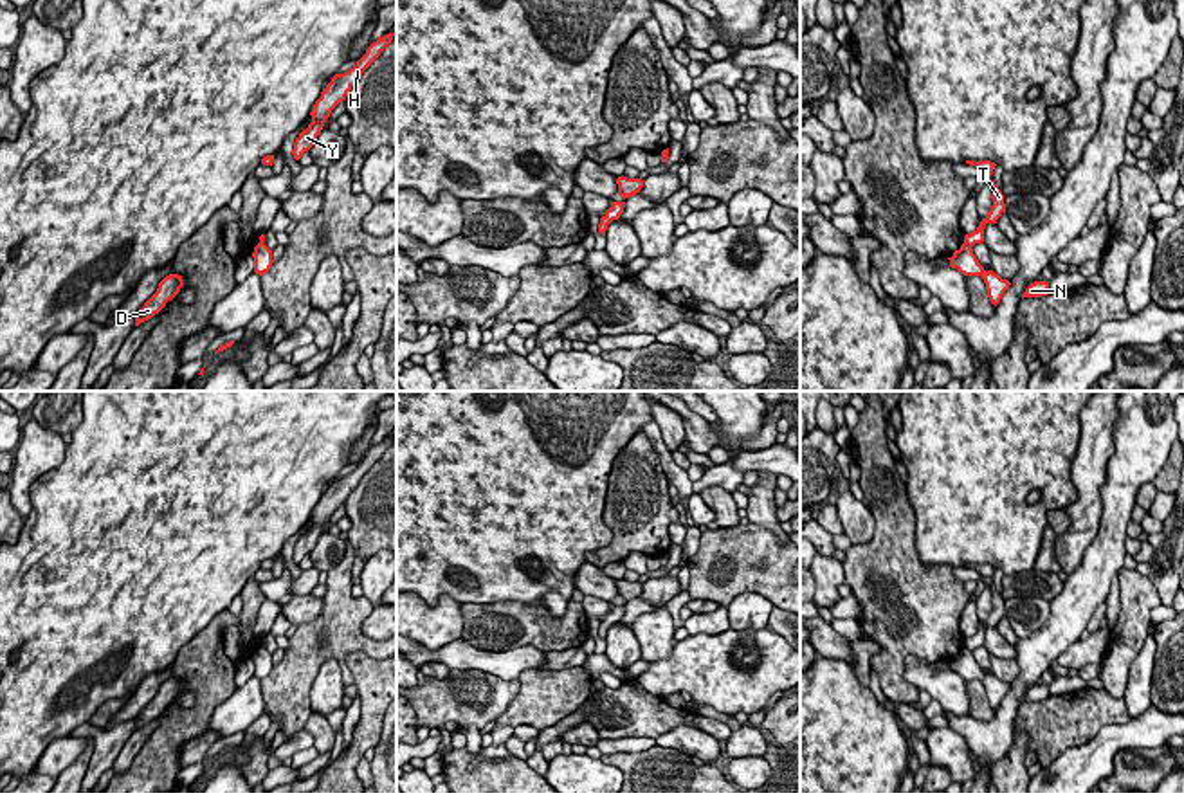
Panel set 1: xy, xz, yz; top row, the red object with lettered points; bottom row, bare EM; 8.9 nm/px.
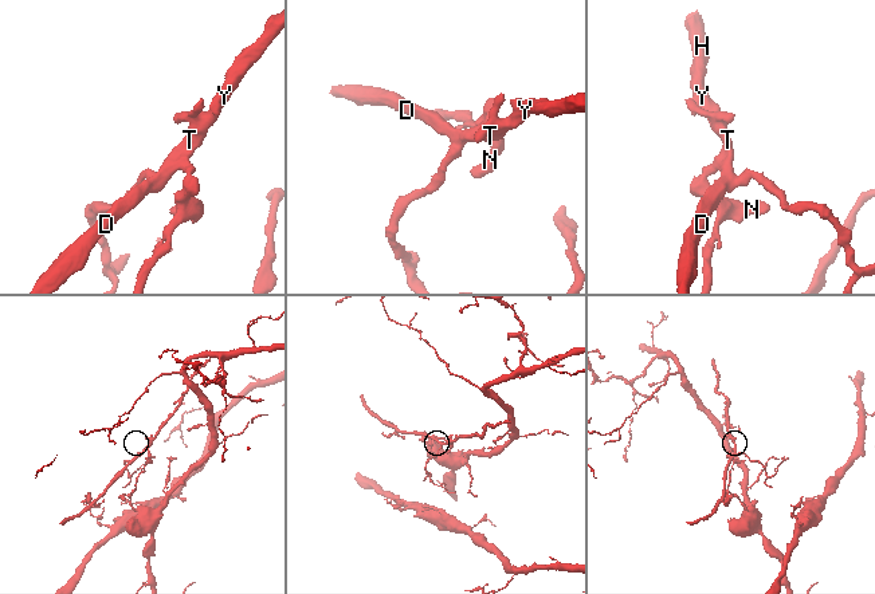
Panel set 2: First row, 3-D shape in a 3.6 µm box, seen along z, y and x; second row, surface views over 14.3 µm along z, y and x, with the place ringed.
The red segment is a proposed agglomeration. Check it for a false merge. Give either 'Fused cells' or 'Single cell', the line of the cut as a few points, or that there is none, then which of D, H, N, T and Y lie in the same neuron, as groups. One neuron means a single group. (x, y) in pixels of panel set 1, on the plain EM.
Fused cells. Split along yz (965, 646), (970, 651). Groups: D H T Y / N

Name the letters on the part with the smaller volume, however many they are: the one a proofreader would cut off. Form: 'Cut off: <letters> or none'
Cut off: D, H, T, Y

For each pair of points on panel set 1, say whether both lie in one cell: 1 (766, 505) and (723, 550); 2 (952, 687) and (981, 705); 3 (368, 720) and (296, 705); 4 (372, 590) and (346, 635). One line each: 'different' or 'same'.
1: different
2: different
3: different
4: different

